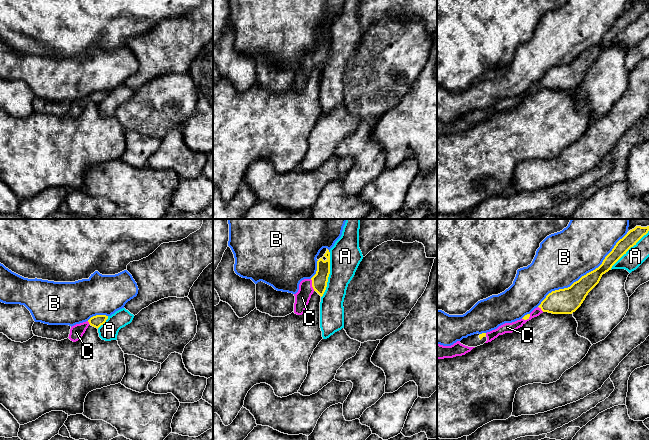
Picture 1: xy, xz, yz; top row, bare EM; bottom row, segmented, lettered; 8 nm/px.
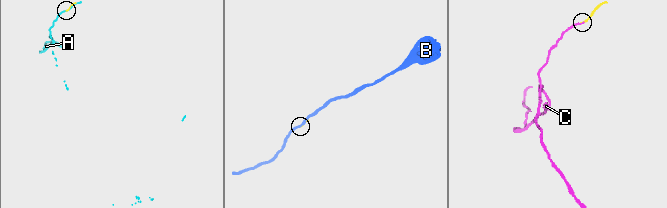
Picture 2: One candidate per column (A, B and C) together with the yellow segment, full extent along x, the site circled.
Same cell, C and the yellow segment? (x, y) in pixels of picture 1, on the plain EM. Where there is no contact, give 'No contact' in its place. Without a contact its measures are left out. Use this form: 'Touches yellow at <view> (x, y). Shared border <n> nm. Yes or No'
Touches yellow at xz (312, 61). Shared border 100 nm. Yes

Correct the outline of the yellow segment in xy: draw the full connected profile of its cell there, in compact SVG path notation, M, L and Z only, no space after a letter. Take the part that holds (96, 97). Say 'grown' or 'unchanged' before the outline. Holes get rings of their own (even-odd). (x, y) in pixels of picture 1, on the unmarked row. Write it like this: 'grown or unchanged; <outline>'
grown; M96 91L91 93L86 98L76 100L71 103L68 114L71 117L76 118L83 112L83 110L85 109L89 101L98 105L101 101L103 101L106 98L107 95L108 95L108 92L106 91Z

